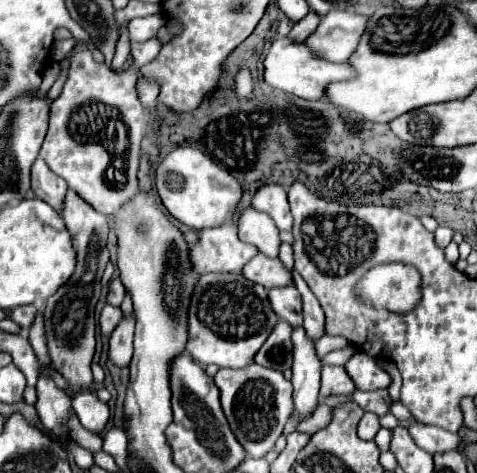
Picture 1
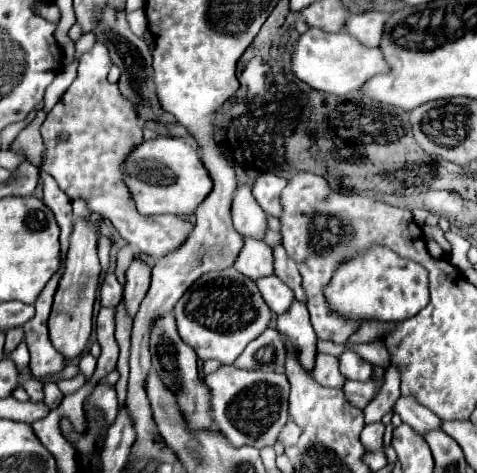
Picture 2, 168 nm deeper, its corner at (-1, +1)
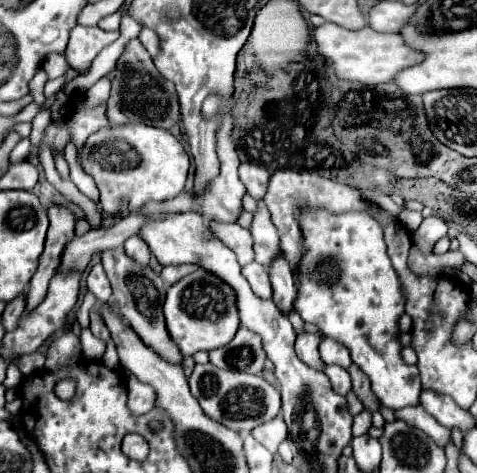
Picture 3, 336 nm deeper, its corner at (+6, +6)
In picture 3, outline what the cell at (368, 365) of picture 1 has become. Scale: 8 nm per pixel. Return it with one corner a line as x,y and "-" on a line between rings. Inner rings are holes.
325,337
319,345
319,351
323,353
321,357
327,365
339,365
339,367
349,369
349,365
353,363
351,357
349,357
349,349
345,345
341,345
339,341
335,341
335,339

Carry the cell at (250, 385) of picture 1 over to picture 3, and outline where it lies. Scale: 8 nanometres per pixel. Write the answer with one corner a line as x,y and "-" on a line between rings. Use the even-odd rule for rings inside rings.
207,363
207,365
195,365
189,377
189,385
193,397
197,397
205,415
237,433
251,433
251,429
255,429
257,425
275,419
281,409
279,389
269,381
265,381
263,375
251,375
231,369
225,371

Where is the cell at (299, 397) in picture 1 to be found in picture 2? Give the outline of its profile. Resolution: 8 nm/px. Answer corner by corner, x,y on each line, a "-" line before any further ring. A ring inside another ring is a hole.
294,300
290,310
278,316
276,328
282,334
288,334
288,338
292,338
292,344
298,350
300,364
310,372
312,360
316,358
316,334
308,318
306,304
300,300

